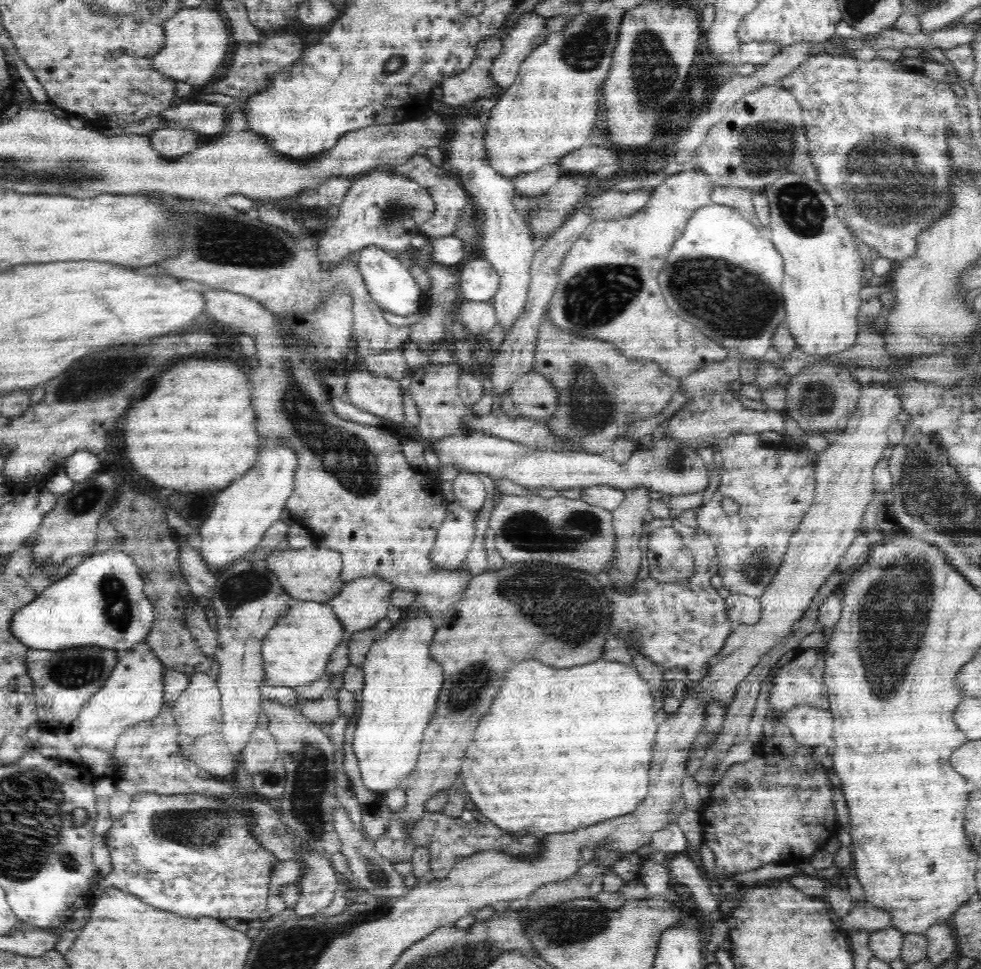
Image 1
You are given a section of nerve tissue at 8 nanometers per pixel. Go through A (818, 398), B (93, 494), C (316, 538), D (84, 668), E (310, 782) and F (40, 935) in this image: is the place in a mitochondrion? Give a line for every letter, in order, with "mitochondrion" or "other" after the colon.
A: mitochondrion
B: mitochondrion
C: other
D: mitochondrion
E: mitochondrion
F: other

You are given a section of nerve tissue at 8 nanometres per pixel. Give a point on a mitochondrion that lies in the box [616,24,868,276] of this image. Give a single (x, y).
(654, 76)

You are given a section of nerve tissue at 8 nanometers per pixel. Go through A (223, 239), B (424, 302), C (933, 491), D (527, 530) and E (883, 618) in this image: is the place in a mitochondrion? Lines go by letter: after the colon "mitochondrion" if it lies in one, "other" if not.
A: mitochondrion
B: other
C: mitochondrion
D: mitochondrion
E: mitochondrion

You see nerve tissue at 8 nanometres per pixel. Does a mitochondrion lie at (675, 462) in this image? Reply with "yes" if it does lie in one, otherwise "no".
yes

